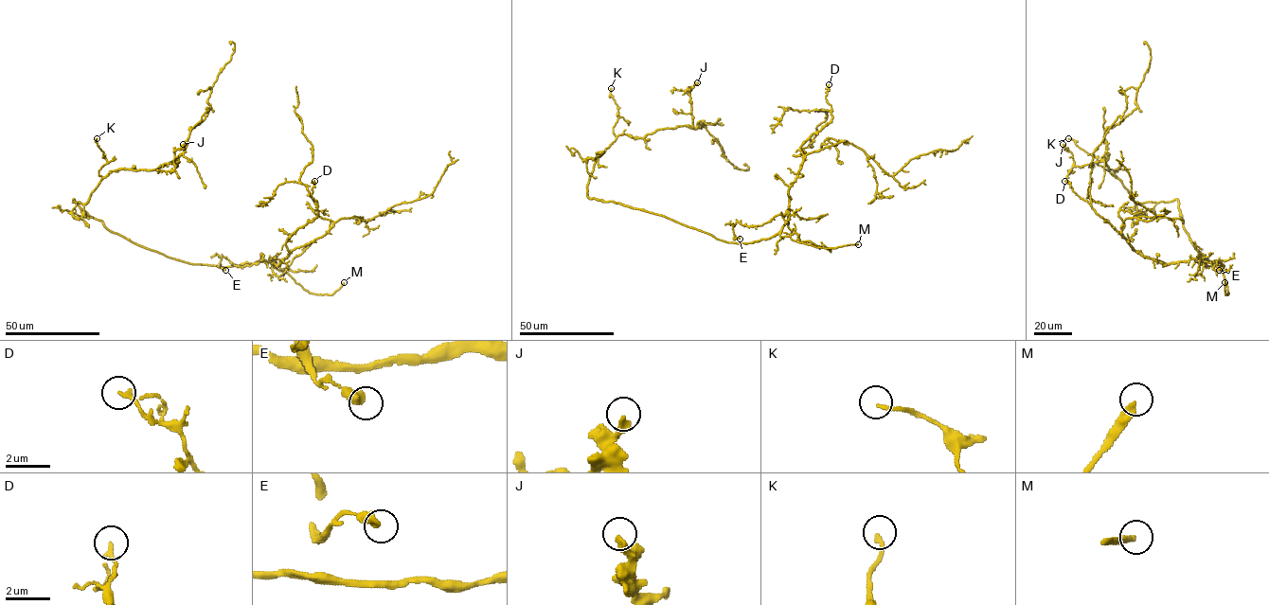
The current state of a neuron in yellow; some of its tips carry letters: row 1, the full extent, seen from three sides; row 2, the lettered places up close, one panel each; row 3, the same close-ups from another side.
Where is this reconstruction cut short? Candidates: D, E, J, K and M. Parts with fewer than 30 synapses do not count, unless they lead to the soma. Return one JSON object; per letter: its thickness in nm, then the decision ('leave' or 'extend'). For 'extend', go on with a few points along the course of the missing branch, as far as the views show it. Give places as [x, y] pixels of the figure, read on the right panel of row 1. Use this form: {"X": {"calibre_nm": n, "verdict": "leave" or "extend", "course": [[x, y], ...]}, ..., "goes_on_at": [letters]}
{"D": {"calibre_nm": 190, "verdict": "leave"}, "E": {"calibre_nm": 440, "verdict": "leave"}, "J": {"calibre_nm": 280, "verdict": "leave"}, "K": {"calibre_nm": 150, "verdict": "leave"}, "M": {"calibre_nm": 260, "verdict": "extend", "course": [[1224, 282], [1222, 260], [1234, 217], [1233, 207], [1230, 204], [1224, 204], [1225, 202]]}, "goes_on_at": ["M"]}

